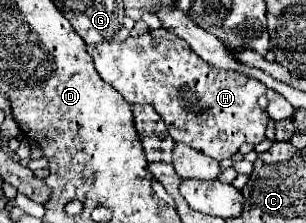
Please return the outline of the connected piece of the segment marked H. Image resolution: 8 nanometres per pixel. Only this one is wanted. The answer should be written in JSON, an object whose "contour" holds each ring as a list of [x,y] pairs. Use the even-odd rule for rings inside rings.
{"contour":[[[156,29],[140,37],[128,37],[122,43],[98,43],[92,57],[98,75],[106,83],[114,85],[126,101],[130,101],[132,105],[146,103],[156,109],[176,143],[184,143],[216,161],[222,161],[226,157],[232,157],[242,143],[260,143],[264,139],[268,113],[258,107],[258,97],[266,93],[266,87],[246,75],[210,67],[210,63],[202,61],[182,37],[174,35],[168,29]]]}

